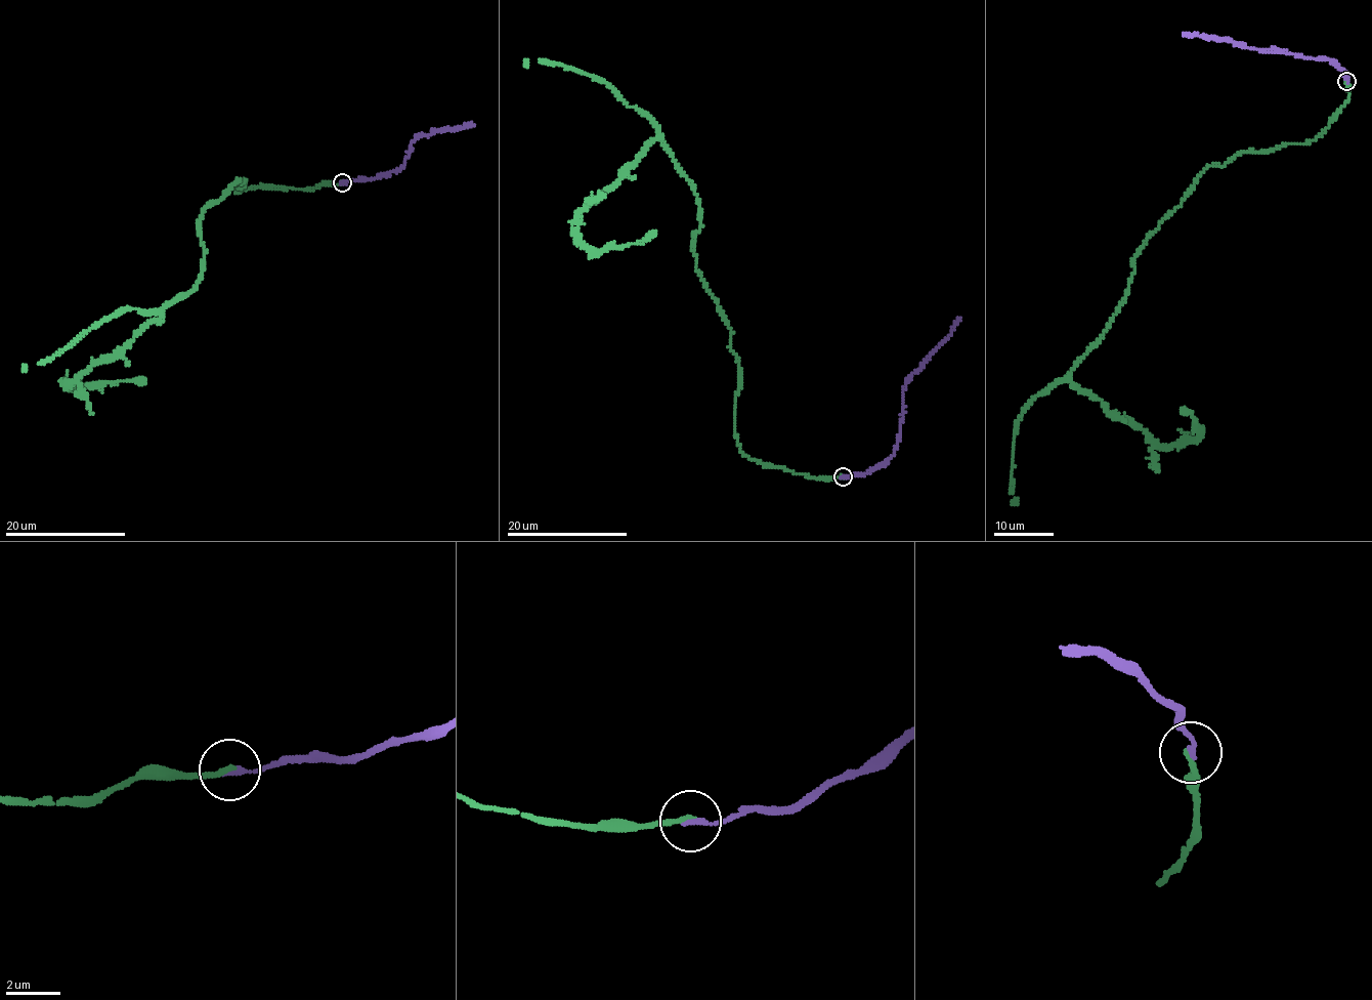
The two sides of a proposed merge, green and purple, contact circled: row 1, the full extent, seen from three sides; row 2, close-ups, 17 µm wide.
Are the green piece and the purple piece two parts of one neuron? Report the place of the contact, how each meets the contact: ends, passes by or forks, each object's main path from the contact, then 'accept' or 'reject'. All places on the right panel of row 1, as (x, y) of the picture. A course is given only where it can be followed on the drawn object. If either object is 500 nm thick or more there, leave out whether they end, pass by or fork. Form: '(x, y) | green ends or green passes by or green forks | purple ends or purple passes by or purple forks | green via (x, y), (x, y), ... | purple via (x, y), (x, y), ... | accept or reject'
(1346, 81) | green ends | purple ends | green via (1347, 80), (1344, 107), (1320, 135), (1204, 168), (1070, 373), (1159, 445), (1198, 435), (1184, 411) | purple via (1347, 80), (1346, 71), (1323, 59), (1296, 56), (1290, 52), (1259, 51), (1219, 38), (1183, 34) | reject

